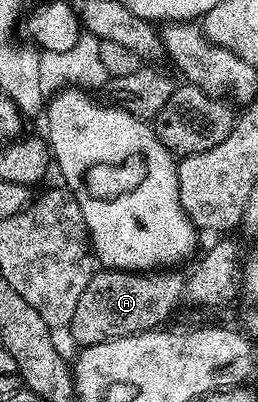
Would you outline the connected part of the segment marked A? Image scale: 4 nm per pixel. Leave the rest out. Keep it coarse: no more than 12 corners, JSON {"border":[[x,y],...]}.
{"border":[[178,269],[95,270],[68,324],[79,348],[161,328]]}

